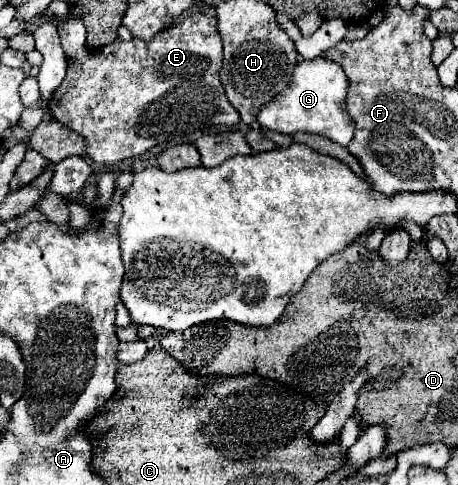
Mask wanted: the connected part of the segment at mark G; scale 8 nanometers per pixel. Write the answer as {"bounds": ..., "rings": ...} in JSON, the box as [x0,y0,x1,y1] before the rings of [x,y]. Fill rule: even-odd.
{"bounds":[257,57,355,147],"rings":[[[323,57],[301,61],[293,71],[293,79],[289,87],[259,109],[257,123],[261,125],[261,129],[289,133],[289,135],[297,131],[319,133],[347,147],[355,131],[355,121],[349,117],[343,101],[347,95],[347,87],[349,87],[349,81],[337,63]]]}

